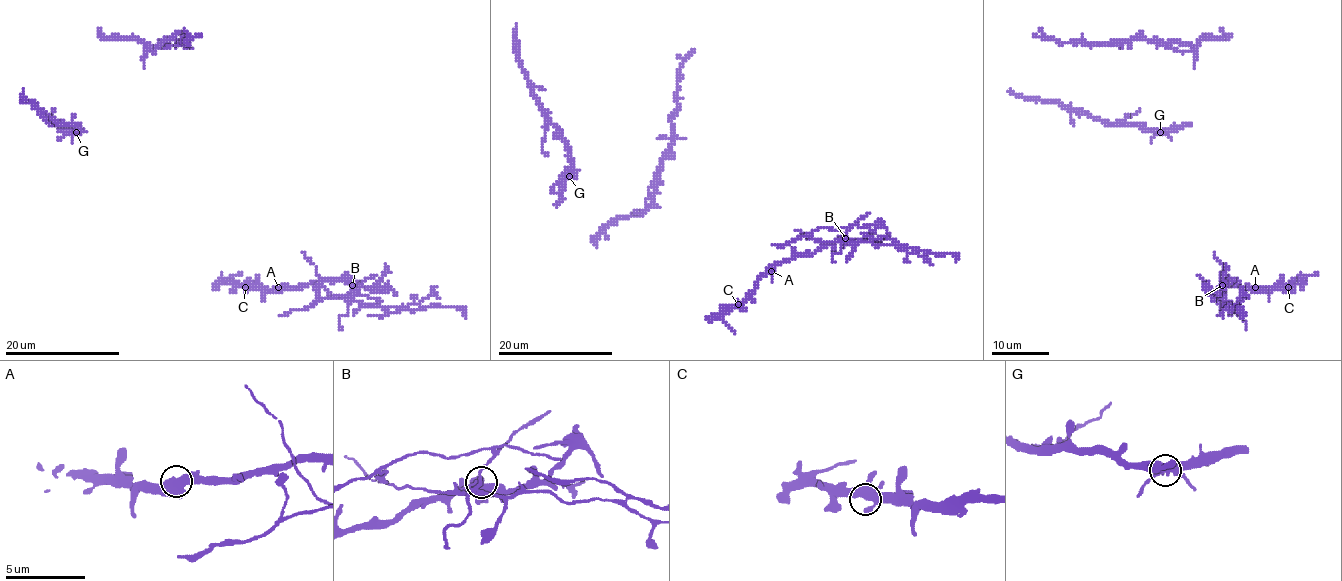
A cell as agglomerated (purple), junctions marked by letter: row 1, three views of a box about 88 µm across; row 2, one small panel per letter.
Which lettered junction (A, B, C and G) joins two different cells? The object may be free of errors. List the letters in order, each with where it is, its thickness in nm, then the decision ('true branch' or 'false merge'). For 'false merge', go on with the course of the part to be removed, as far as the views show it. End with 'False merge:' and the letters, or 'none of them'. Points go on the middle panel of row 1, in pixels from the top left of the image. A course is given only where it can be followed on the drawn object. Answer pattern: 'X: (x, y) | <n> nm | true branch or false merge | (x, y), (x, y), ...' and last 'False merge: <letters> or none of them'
A: (771, 271) | 500 nm | true branch
B: (845, 238) | 460 nm | false merge | (846, 238), (841, 240), (850, 244), (908, 245), (959, 258)
C: (738, 304) | 440 nm | true branch
G: (569, 176) | 480 nm | true branch
False merge: B

